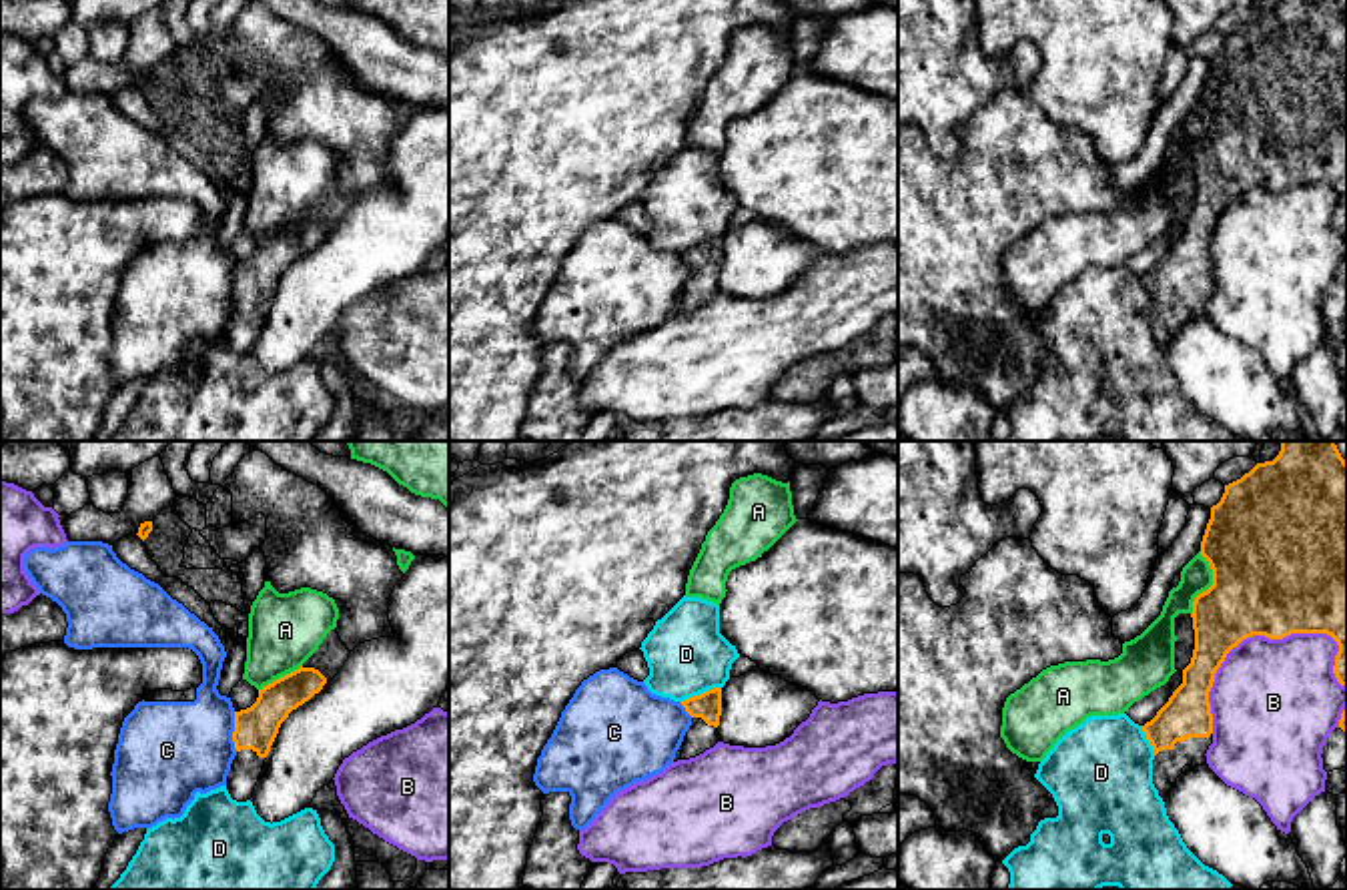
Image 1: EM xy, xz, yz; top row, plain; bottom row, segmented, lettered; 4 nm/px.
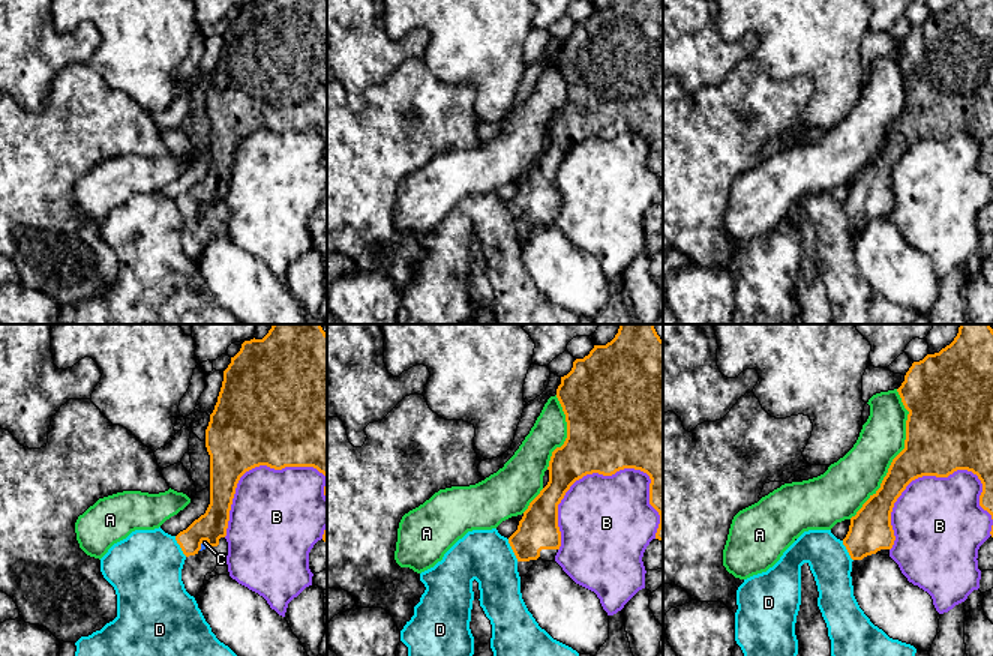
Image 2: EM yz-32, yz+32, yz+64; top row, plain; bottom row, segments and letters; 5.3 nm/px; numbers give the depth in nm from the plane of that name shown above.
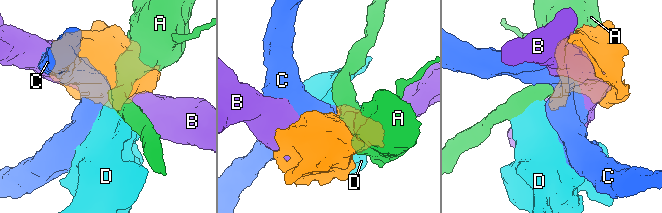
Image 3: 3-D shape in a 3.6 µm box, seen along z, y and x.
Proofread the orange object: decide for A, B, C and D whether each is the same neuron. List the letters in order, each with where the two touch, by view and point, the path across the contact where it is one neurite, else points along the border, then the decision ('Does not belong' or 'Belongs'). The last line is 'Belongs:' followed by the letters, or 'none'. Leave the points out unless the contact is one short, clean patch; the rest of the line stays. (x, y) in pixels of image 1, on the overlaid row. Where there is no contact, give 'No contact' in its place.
A: Touches orange at yz (1213, 584). Does not belong
B: Touches orange at yz (1243, 638). Does not belong
C: Touches orange at xy (233, 732). Does not belong
D: Touches orange at xz (700, 694). Boundary: xz (720, 686), (680, 702). Does not belong
Belongs: none

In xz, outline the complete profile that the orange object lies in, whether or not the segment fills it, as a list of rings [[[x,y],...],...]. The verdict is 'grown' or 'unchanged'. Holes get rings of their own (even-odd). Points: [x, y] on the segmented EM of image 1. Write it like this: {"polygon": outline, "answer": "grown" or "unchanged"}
{"polygon": [[[722,688],[708,690],[682,702],[692,726],[680,746],[682,760],[696,758],[720,742]]], "answer": "grown"}

